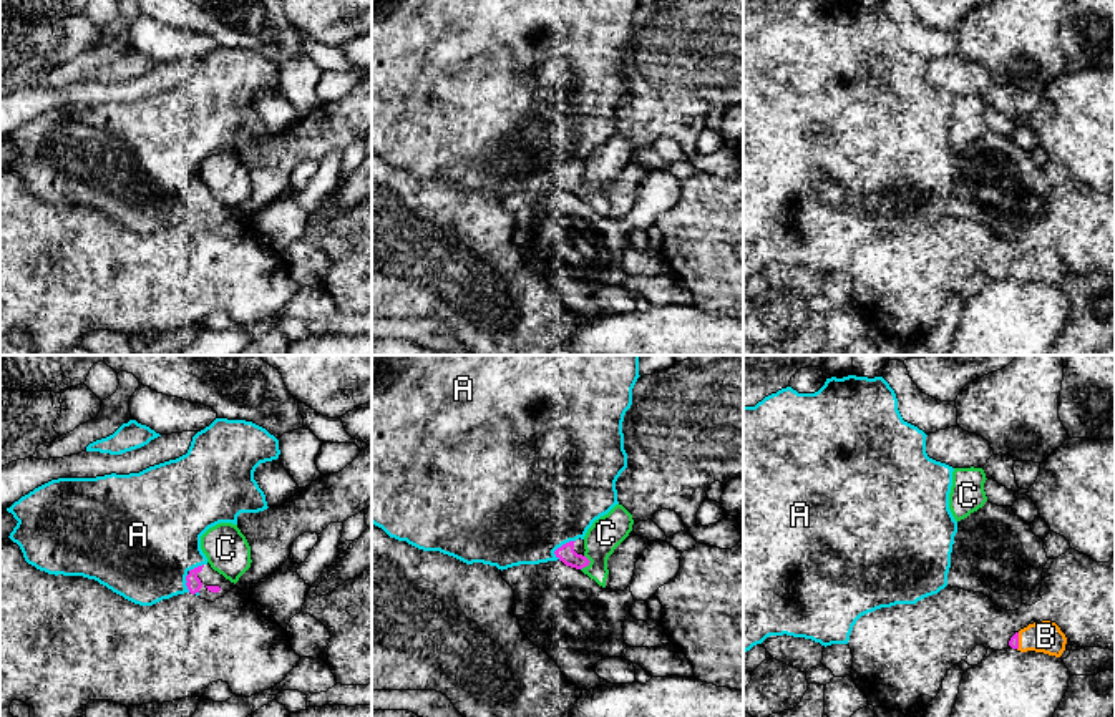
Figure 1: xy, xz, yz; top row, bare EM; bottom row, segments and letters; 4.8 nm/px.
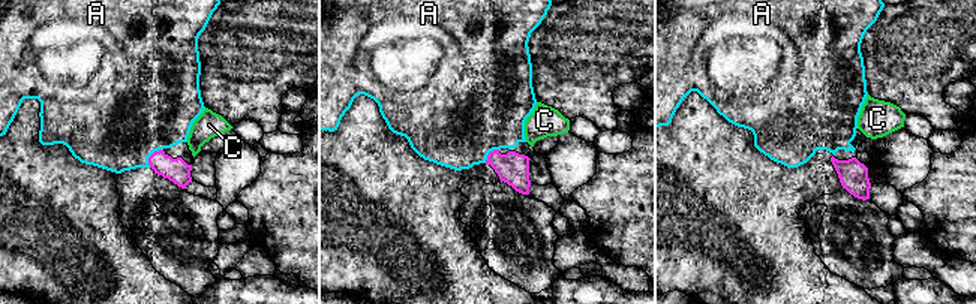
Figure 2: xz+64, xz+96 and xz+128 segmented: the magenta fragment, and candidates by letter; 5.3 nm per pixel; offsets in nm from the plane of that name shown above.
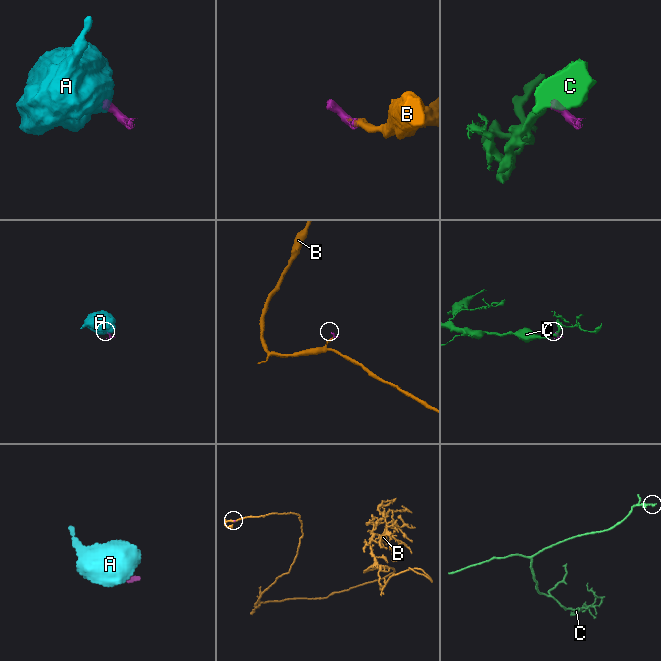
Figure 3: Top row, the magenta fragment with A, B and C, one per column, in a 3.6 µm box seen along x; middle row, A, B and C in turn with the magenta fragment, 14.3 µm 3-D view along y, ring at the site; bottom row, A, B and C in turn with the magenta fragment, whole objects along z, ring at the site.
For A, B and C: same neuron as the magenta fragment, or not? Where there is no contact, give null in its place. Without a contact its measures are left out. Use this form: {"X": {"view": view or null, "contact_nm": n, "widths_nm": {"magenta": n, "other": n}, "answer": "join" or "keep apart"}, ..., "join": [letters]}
{"A": {"view": "xz", "contact_nm": 130, "widths_nm": {"magenta": 90, "other": 500}, "answer": "join"}, "B": {"view": "yz", "contact_nm": 90, "widths_nm": {"magenta": 50, "other": 150}, "answer": "join"}, "C": {"view": "xz", "contact_nm": 80, "widths_nm": {"magenta": 90, "other": 160}, "answer": "keep apart"}, "join": ["A", "B"]}

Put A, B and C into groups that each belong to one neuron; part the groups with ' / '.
A B / C

